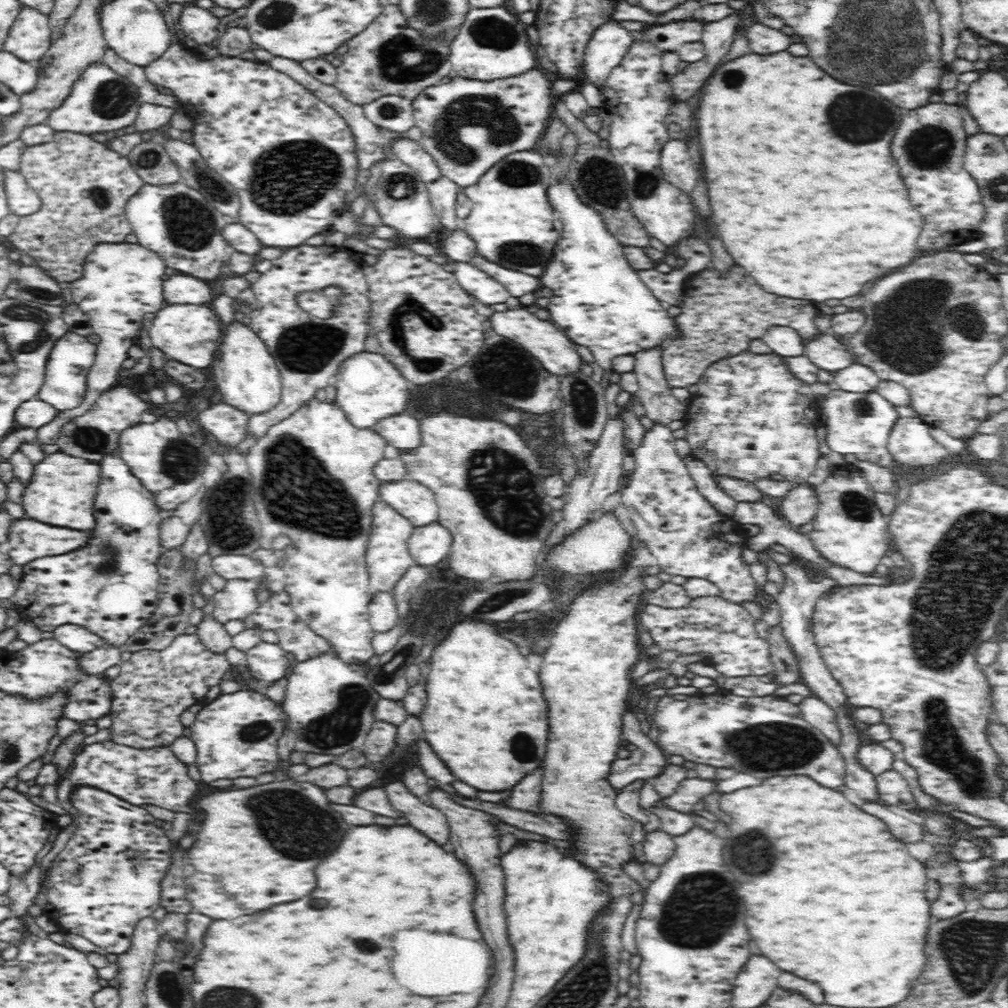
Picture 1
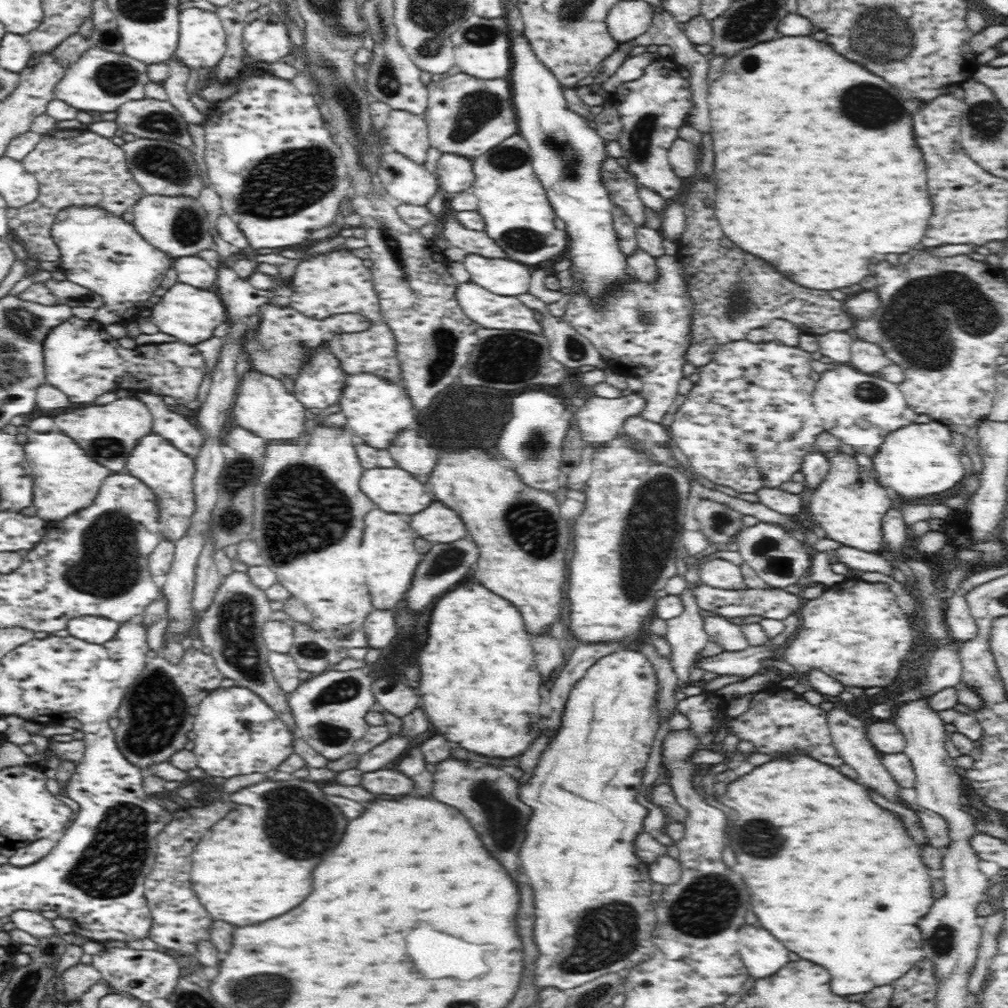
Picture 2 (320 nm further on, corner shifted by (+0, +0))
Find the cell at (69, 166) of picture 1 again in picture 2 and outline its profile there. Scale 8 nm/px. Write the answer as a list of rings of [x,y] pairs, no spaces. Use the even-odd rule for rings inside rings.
[[[60,129],[42,135],[42,140],[21,163],[37,178],[39,194],[34,202],[18,208],[20,226],[16,236],[24,244],[30,244],[32,250],[36,250],[30,254],[39,262],[60,259],[59,248],[51,236],[54,216],[58,210],[74,206],[99,206],[113,212],[115,216],[121,216],[145,195],[129,171],[122,147],[90,130]]]

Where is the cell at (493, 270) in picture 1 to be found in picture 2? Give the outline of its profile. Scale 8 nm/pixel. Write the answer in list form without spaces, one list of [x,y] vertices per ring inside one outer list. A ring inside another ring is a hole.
[[[454,215],[442,222],[437,231],[440,236],[448,240],[452,247],[462,248],[467,254],[478,254],[490,259],[506,256],[502,248],[490,238],[485,230],[470,230],[460,224]]]

